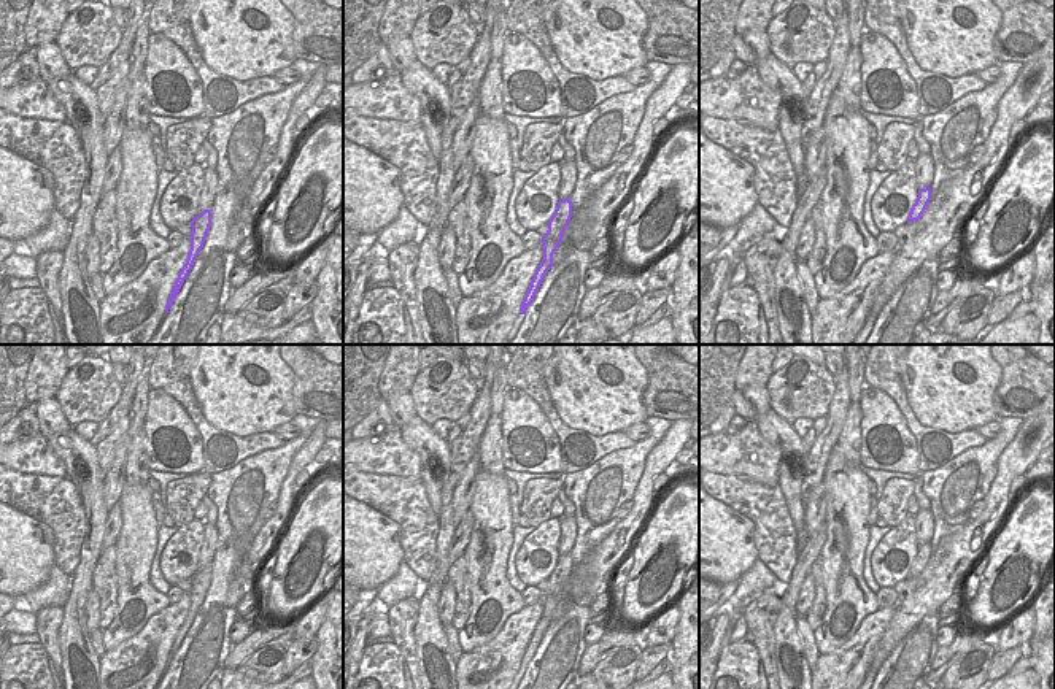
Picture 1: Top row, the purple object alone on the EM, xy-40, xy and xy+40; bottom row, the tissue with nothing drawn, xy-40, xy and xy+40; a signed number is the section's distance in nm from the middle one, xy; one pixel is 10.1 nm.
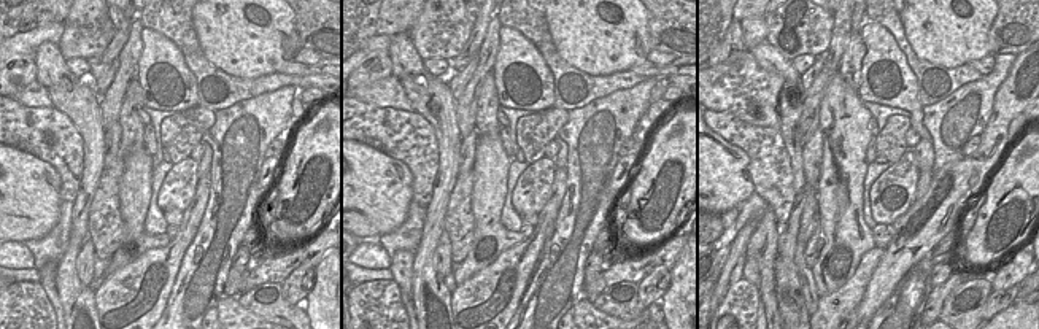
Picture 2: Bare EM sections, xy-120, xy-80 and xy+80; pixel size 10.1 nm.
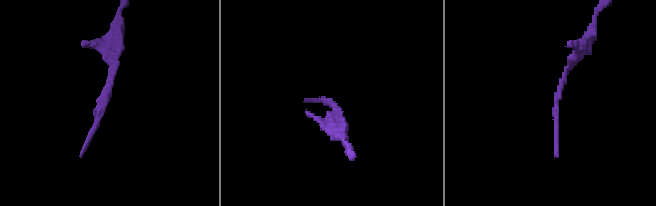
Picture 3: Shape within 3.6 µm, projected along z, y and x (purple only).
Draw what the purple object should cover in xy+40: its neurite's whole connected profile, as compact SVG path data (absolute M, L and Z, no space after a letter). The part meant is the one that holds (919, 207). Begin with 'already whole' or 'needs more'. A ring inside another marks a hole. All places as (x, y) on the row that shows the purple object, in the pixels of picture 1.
already whole; M931 187L920 189L918 197L915 203L912 205L910 213L907 216L907 222L918 221L922 214L925 213L929 200L931 200Z

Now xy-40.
already whole; M203 210L200 214L197 214L191 221L191 227L192 227L191 235L189 235L191 249L189 249L184 267L178 273L178 278L175 281L175 286L173 286L172 294L168 297L168 302L165 305L165 314L168 313L168 310L170 310L175 297L178 295L184 279L187 278L189 271L192 270L192 265L194 265L200 249L203 248L210 225L211 225L211 210Z

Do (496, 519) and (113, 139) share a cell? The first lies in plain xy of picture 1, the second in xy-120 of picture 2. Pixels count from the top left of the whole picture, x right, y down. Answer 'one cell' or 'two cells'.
two cells

